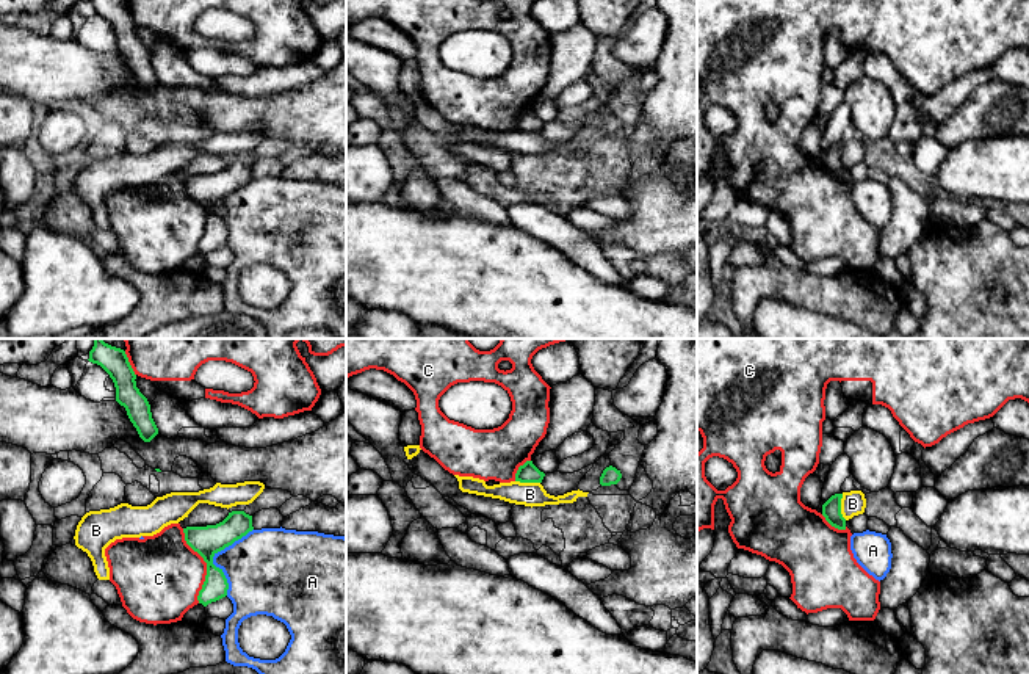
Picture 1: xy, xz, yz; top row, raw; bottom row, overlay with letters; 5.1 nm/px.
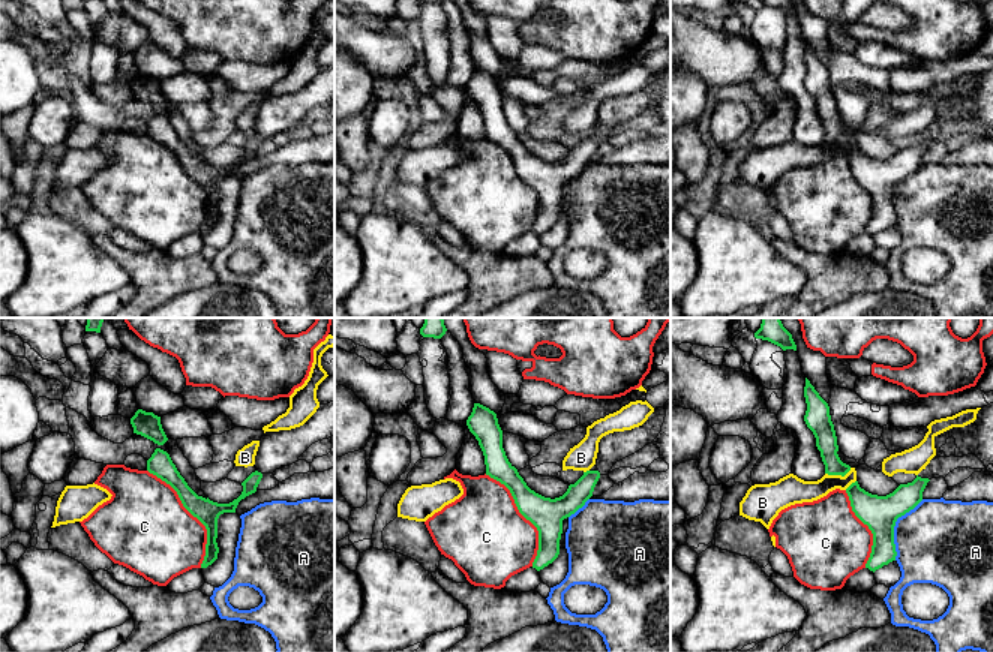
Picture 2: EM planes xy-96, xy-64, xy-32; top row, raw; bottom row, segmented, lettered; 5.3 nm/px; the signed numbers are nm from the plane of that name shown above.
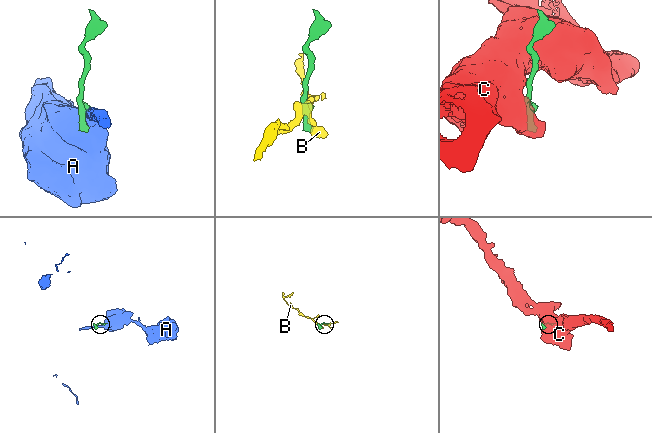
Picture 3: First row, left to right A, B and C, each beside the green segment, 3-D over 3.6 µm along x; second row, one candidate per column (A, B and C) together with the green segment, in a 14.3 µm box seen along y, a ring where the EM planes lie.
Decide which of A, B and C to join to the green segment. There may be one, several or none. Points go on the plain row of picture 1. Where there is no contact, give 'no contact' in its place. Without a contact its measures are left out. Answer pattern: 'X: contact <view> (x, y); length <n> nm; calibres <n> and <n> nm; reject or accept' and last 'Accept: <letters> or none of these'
A: contact xy (213, 204); length 380 nm; calibres 150 and 360 nm; reject
B: contact yz (840, 155); length 140 nm; calibres 100 and 130 nm; reject
C: contact xy (207, 215); length 400 nm; calibres 150 and 420 nm; reject
Accept: none of these

